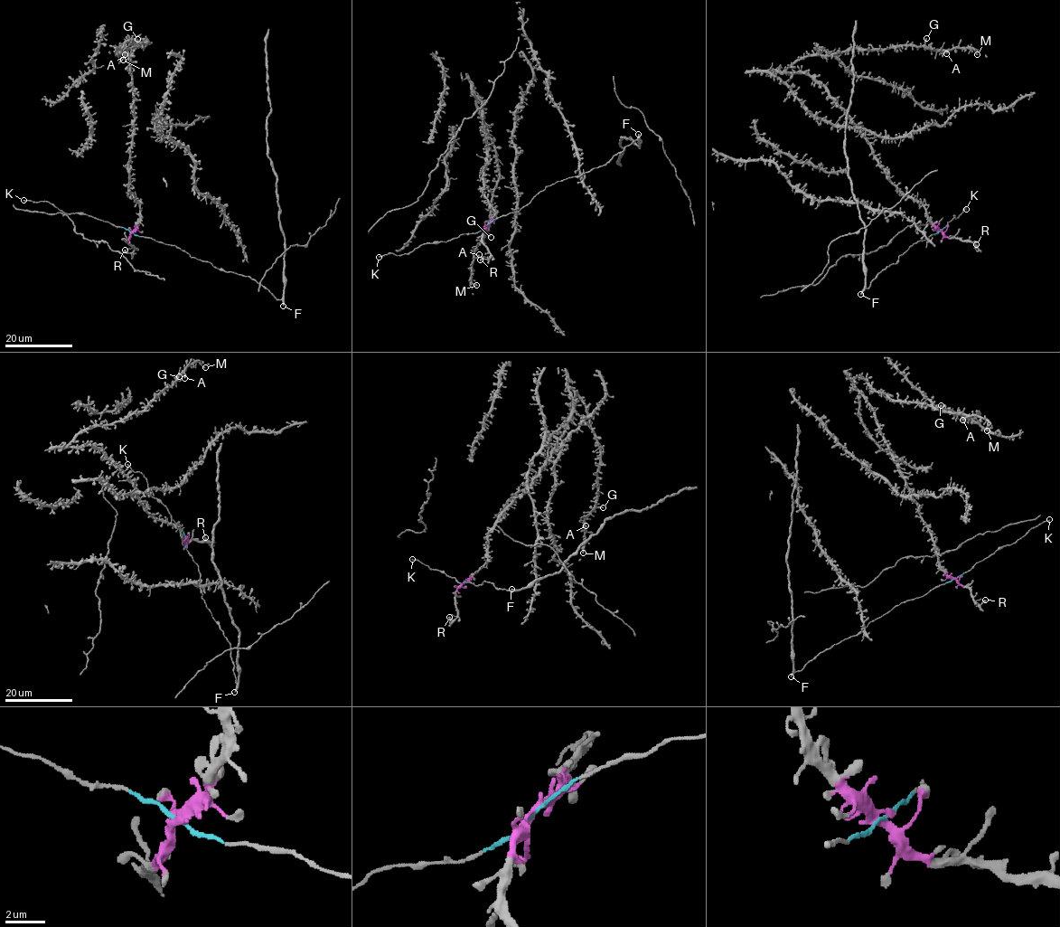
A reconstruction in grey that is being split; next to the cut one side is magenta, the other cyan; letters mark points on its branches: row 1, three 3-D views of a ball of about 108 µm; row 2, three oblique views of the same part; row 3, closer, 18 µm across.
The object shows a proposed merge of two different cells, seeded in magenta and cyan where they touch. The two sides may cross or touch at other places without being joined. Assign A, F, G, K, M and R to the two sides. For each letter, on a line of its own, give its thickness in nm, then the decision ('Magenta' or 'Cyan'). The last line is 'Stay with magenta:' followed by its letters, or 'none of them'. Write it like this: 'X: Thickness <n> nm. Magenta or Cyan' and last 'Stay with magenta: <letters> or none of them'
A: Thickness 380 nm. Magenta
F: Thickness 320 nm. Cyan
G: Thickness 400 nm. Magenta
K: Thickness 190 nm. Cyan
M: Thickness 240 nm. Magenta
R: Thickness 380 nm. Magenta
Stay with magenta: A, G, M, R

